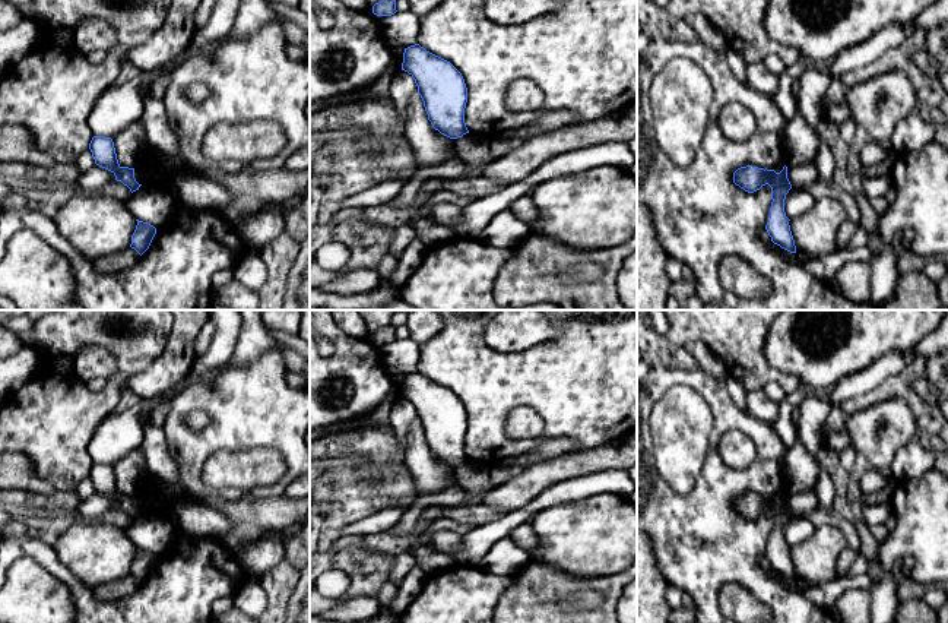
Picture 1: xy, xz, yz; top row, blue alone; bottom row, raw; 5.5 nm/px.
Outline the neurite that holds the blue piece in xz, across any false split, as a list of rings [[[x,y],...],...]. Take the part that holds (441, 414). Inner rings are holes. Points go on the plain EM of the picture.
[[[415,371],[405,376],[402,398],[415,407],[435,458],[450,467],[469,461],[465,450],[467,415],[462,401],[450,389]]]

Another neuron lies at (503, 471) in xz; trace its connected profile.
[[[542,439],[539,446],[530,453],[521,455],[519,458],[504,459],[497,464],[488,465],[486,468],[489,471],[491,483],[495,488],[516,478],[526,468],[535,464],[568,455],[573,452],[580,452],[580,448],[571,439]]]

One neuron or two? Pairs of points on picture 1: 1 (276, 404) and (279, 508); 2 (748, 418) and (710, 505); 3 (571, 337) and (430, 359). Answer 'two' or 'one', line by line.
1: two
2: one
3: one

